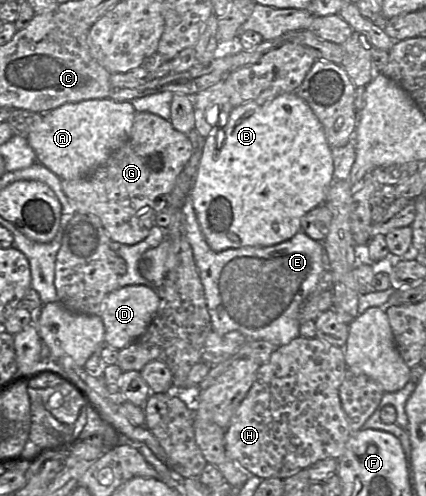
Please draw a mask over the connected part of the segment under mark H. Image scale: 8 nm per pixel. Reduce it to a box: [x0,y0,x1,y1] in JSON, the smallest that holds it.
[225,336,353,480]

